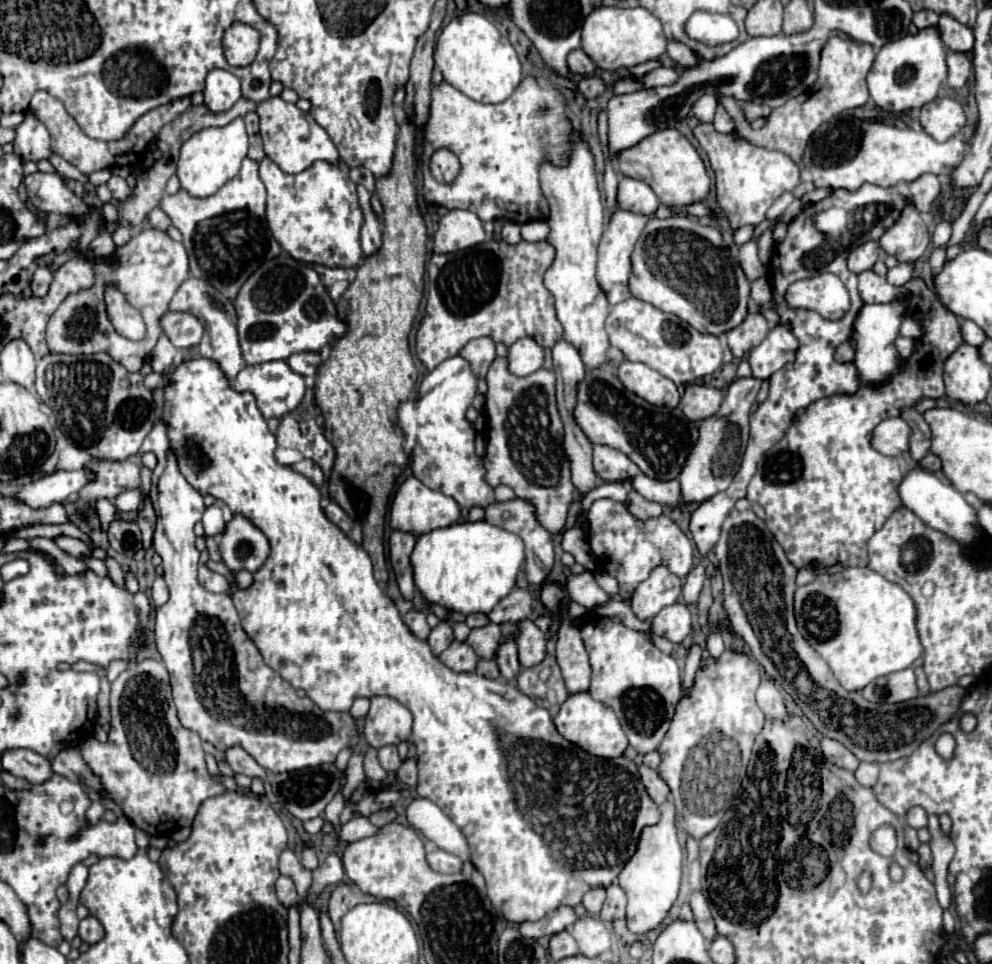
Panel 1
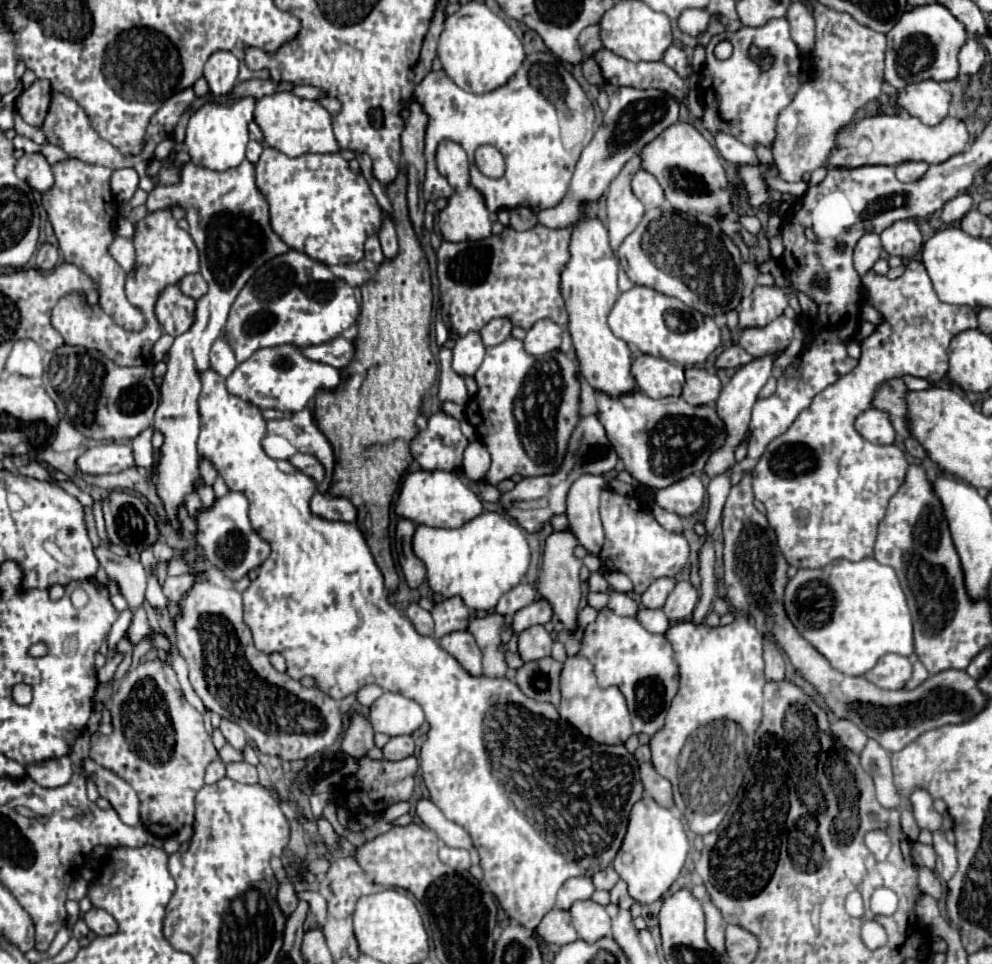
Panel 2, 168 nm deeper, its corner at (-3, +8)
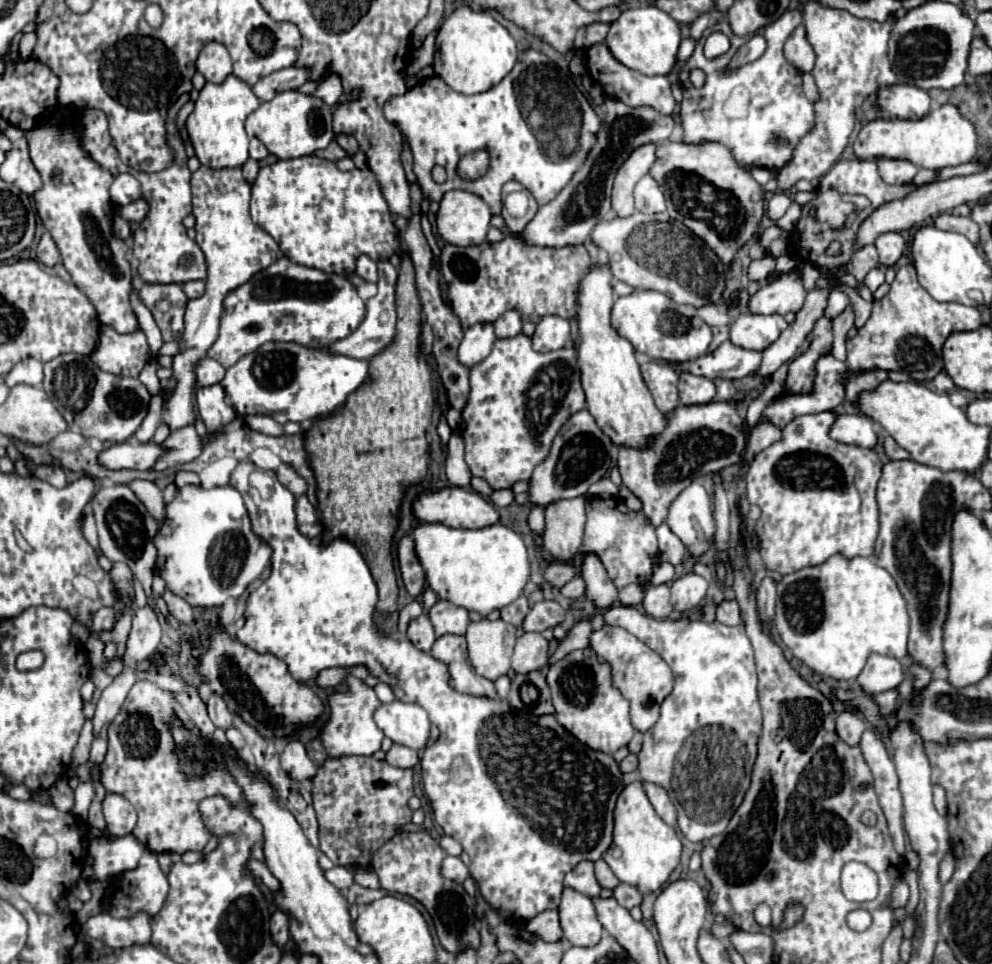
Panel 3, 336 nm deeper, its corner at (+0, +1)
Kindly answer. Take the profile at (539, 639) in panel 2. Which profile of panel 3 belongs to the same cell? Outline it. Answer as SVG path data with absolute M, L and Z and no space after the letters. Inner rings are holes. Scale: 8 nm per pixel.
M524 633L514 647L512 669L516 673L530 673L548 663L548 641L540 633Z

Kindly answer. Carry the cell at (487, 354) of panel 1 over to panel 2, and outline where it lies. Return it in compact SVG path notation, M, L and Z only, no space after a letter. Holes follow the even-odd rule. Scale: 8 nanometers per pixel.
M493 318L493 320L481 330L483 344L485 344L485 346L497 346L497 344L505 342L505 340L511 336L511 330L513 330L513 324L511 324L509 318Z

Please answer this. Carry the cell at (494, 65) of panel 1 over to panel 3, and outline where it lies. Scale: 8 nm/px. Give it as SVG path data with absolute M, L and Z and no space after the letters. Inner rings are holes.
M468 5L458 7L444 19L436 37L434 73L462 95L484 93L498 85L516 65L518 49L512 35L486 11L472 11Z

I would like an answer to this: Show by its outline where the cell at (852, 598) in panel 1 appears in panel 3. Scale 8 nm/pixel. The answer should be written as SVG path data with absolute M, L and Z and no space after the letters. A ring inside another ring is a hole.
M832 555L818 567L784 575L778 583L776 629L792 655L820 675L852 681L860 675L870 653L902 659L908 655L906 601L890 573L870 557L844 559Z

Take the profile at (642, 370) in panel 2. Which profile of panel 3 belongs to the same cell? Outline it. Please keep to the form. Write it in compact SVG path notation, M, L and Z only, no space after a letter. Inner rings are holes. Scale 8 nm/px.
M648 361L640 365L644 383L648 385L656 407L662 413L674 411L674 407L680 405L678 397L678 373L668 363Z

